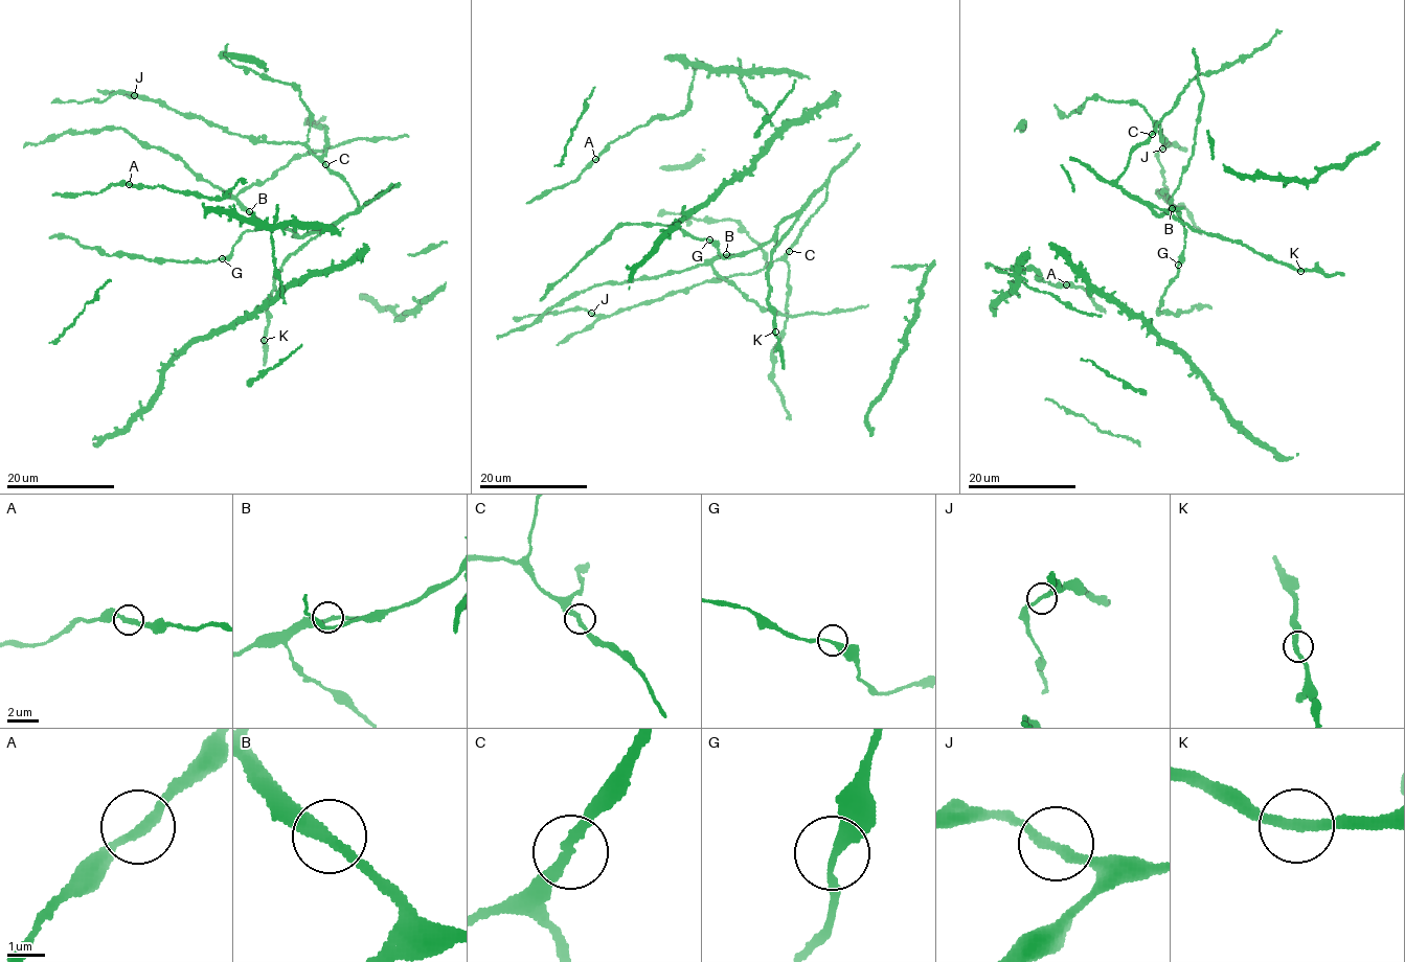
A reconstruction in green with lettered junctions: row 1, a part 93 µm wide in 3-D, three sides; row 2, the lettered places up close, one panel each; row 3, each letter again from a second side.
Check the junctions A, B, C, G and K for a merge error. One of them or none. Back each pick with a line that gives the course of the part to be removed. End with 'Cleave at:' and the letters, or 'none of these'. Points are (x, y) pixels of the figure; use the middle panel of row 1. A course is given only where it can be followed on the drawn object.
Cleave at: none of these

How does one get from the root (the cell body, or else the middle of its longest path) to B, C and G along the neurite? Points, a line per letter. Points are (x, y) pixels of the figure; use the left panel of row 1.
B: (314, 233), (300, 236), (289, 229), (264, 225), (249, 211)
C: (314, 233), (358, 209), (357, 200), (345, 178), (325, 164)
G: (314, 233), (300, 236), (274, 226), (257, 227), (244, 232), (232, 253), (222, 258)

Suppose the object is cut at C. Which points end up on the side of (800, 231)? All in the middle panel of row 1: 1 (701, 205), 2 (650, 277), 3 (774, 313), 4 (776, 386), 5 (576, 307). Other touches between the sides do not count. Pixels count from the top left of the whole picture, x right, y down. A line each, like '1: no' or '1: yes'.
1: yes
2: yes
3: yes
4: no
5: no

